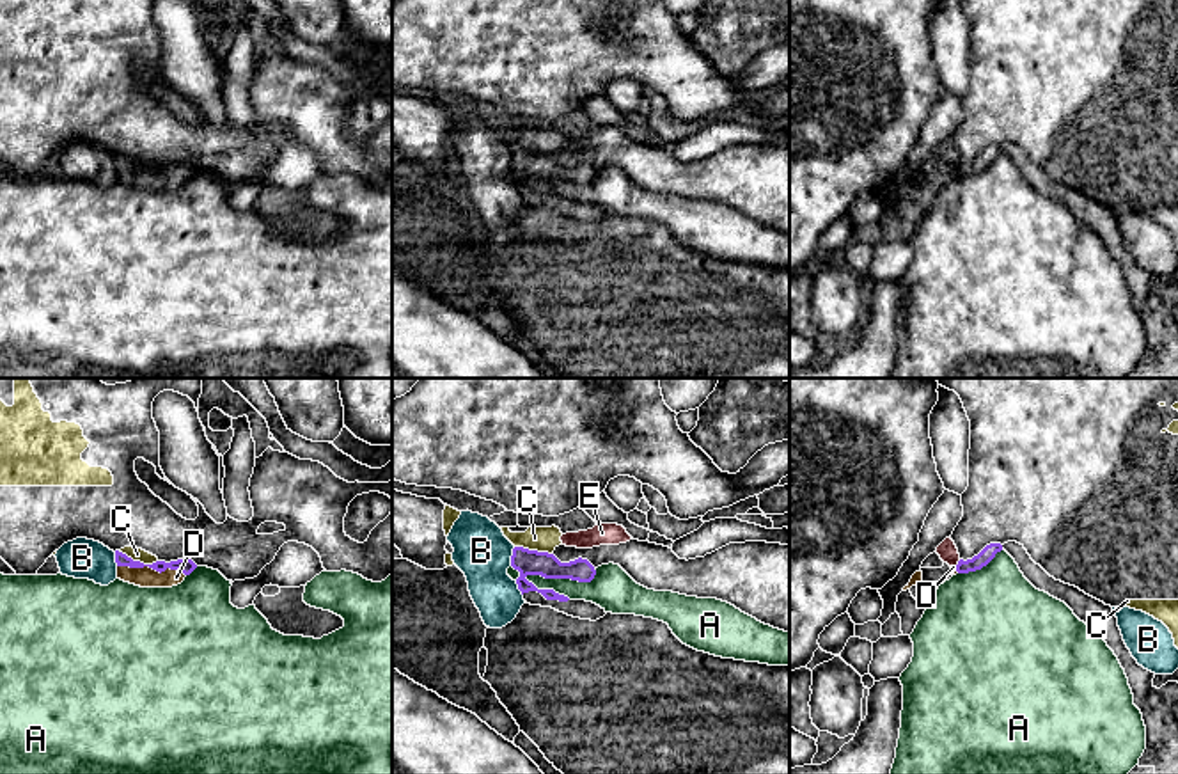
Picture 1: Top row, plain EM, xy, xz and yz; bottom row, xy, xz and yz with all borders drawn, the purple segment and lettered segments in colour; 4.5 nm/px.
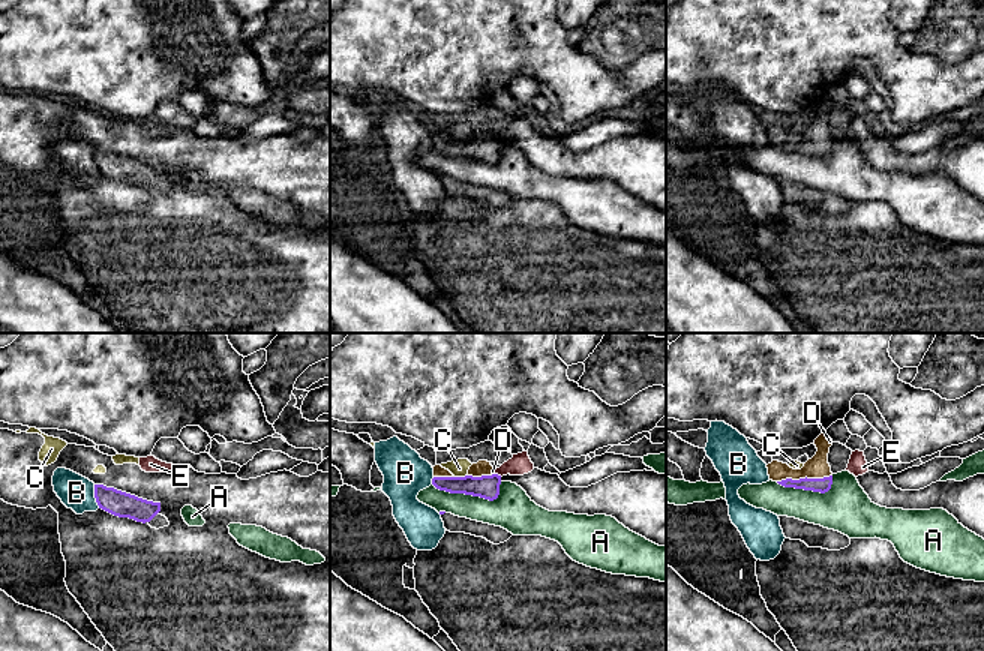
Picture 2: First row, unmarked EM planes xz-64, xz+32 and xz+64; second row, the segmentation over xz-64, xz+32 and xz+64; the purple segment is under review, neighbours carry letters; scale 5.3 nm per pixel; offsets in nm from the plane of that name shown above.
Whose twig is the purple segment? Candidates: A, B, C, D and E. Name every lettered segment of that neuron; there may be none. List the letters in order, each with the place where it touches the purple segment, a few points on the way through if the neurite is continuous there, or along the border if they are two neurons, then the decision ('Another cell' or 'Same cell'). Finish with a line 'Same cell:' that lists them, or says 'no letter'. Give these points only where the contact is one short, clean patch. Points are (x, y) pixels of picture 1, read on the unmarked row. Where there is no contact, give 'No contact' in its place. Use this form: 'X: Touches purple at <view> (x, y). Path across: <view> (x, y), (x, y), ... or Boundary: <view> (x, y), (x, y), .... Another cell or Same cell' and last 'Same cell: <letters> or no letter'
A: Touches purple at xz (561, 180). Boundary: xz (596, 173), (589, 183), (524, 180). Another cell
B: Touches purple at xz (511, 158). Boundary: xz (515, 150), (510, 167). Another cell
C: Touches purple at xy (137, 164). Boundary: xy (117, 153), (144, 165), (157, 164). Another cell
D: Touches purple at xy (151, 169). Path across: xy (187, 169), (151, 169), (146, 180). Same cell
E: Touches purple at yz (958, 165). Boundary: yz (960, 162), (955, 169). Another cell
Same cell: D

